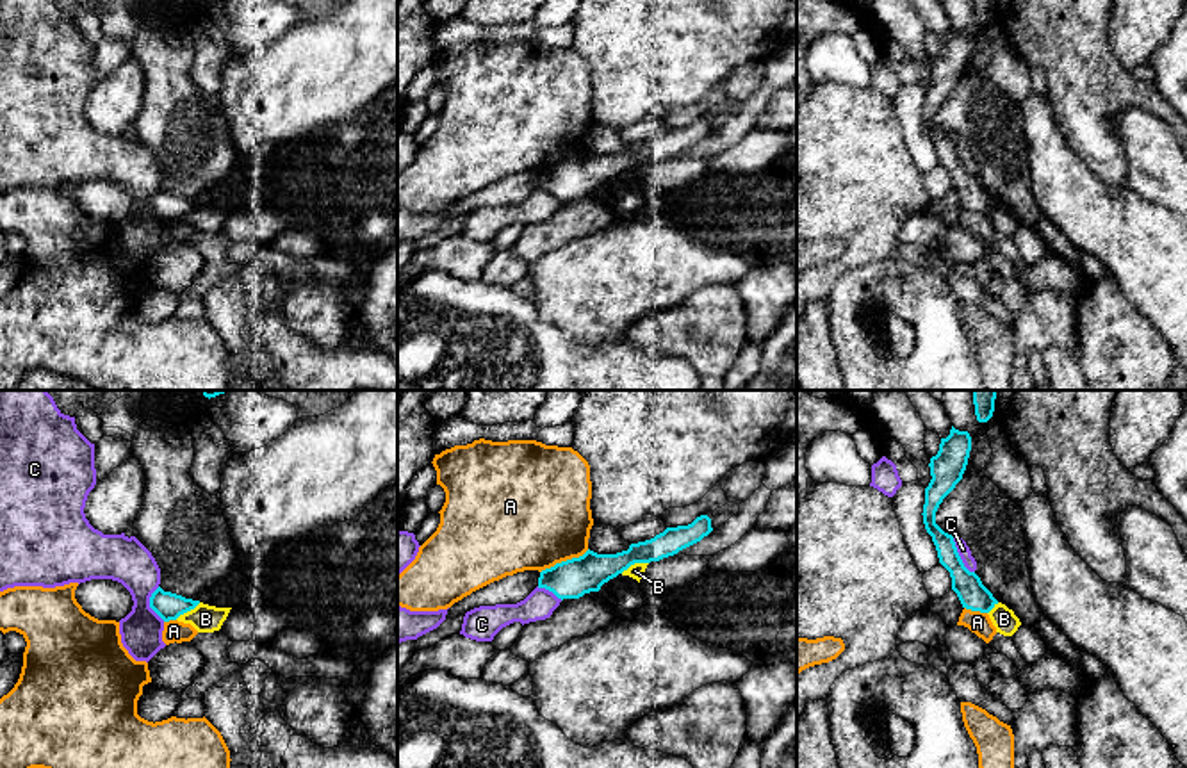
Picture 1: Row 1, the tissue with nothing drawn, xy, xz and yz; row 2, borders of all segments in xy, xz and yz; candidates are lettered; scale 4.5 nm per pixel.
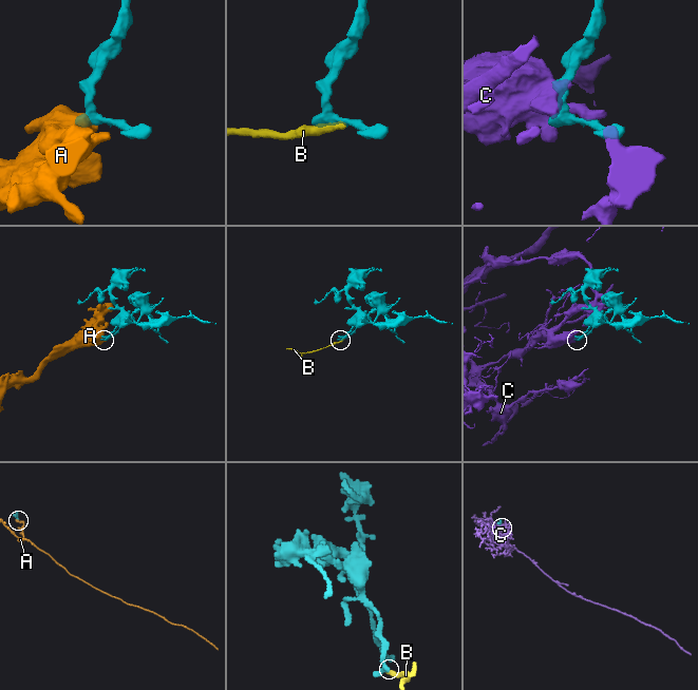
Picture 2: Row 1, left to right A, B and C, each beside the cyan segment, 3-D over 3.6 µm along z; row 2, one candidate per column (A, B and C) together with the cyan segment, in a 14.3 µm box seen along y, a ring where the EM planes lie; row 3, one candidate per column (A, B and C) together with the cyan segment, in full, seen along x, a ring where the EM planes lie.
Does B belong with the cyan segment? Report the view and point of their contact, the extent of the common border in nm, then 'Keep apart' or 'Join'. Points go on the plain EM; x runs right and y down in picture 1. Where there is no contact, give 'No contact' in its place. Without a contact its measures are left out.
Touches cyan at xz (633, 164). Shared border 140 nm. Keep apart

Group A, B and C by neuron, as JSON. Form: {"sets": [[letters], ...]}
{"sets": [["A"], ["B"], ["C"]]}

